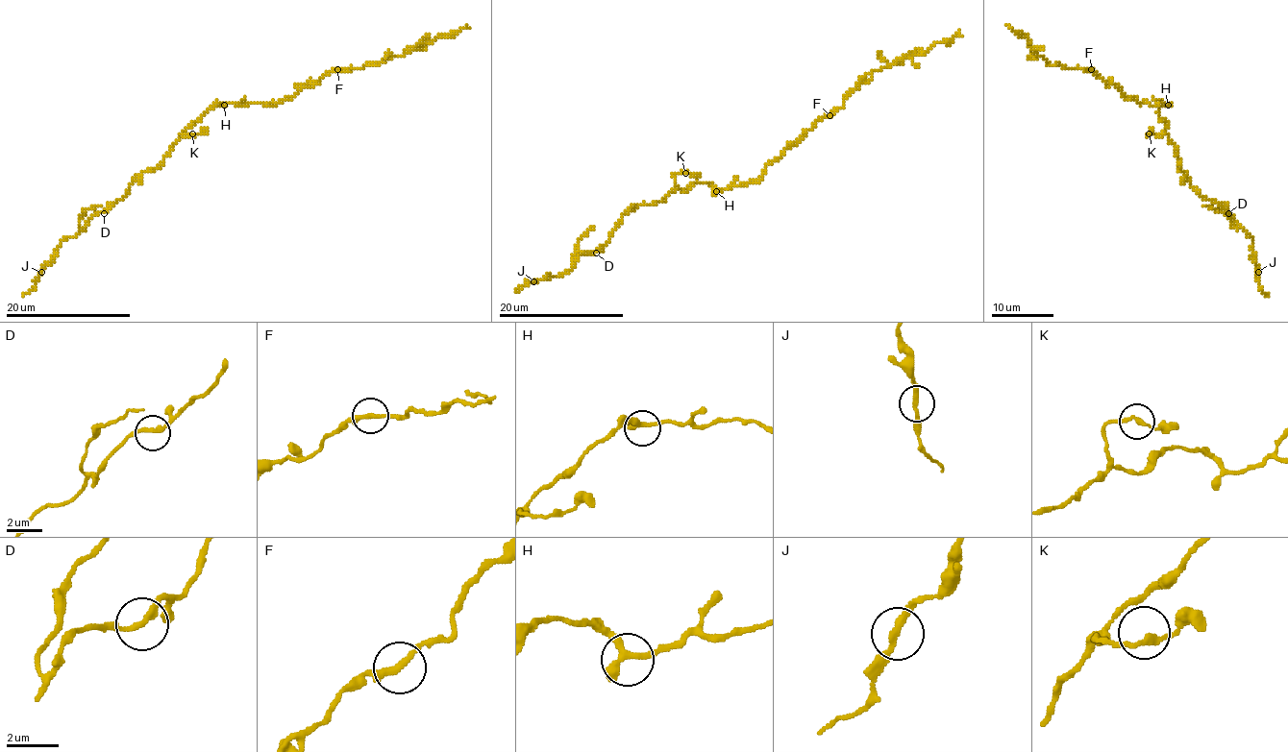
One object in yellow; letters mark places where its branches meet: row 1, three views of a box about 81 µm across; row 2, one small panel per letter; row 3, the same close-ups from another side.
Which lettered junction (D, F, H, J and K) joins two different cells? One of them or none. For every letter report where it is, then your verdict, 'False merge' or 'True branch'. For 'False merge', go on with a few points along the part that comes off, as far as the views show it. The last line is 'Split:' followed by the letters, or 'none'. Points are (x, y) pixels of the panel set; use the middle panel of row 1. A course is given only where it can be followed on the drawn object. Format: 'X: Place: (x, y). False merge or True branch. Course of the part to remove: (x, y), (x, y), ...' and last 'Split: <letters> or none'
D: Place: (596, 253). True branch
F: Place: (829, 115). False merge. Course of the part to remove: (830, 115), (843, 107), (844, 98), (865, 76), (913, 54), (924, 54), (936, 43), (948, 43), (958, 31)
H: Place: (716, 191). True branch
J: Place: (533, 281). True branch
K: Place: (685, 173). True branch
Split: F

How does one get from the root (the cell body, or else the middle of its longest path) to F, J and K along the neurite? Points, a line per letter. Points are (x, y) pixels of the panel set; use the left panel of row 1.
F: (224, 104), (279, 104), (294, 97), (304, 86), (314, 84), (337, 69)
J: (224, 104), (216, 104), (191, 124), (164, 159), (139, 174), (107, 211), (66, 238), (41, 272)
K: (224, 104), (211, 107), (182, 134), (191, 136), (192, 133)

